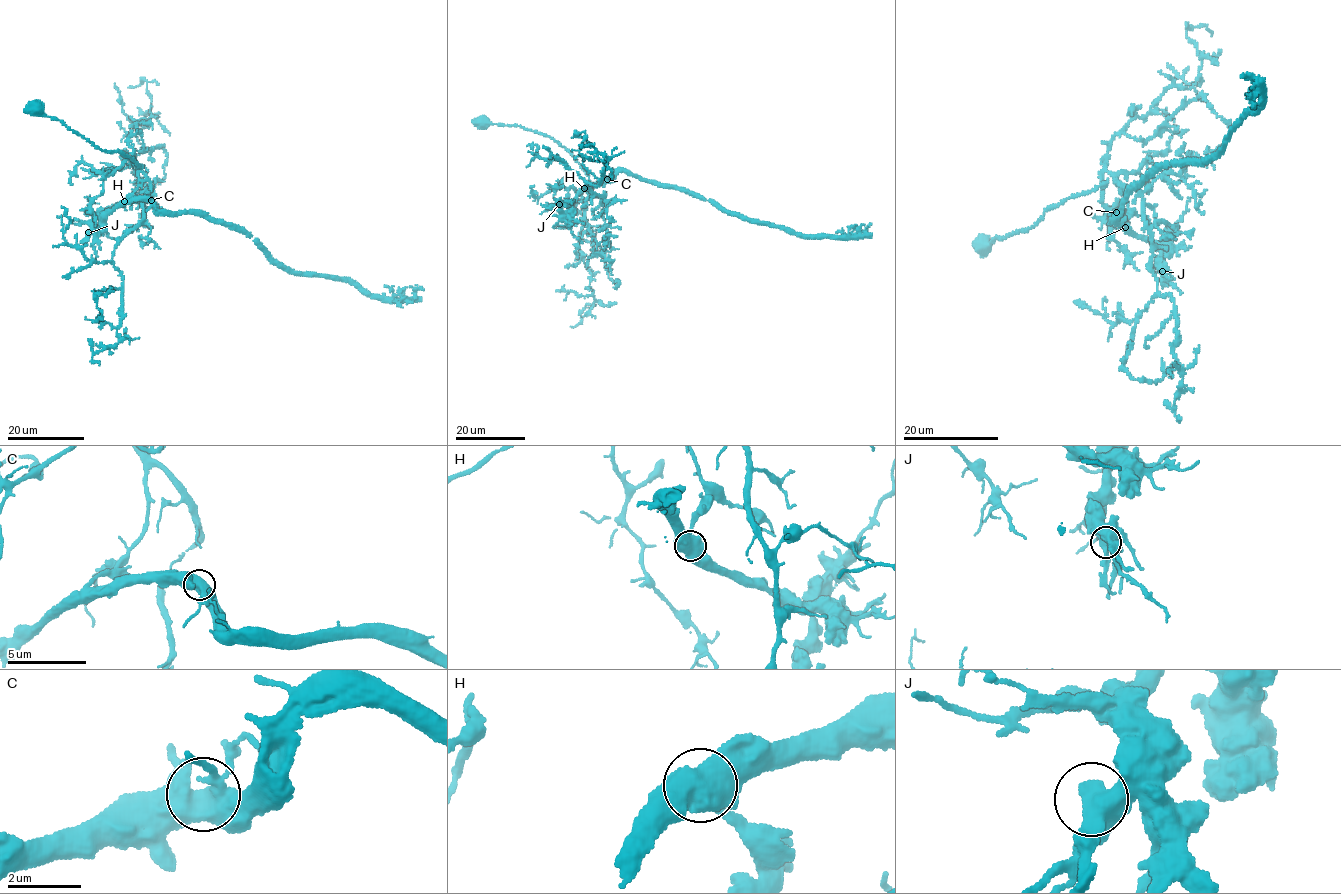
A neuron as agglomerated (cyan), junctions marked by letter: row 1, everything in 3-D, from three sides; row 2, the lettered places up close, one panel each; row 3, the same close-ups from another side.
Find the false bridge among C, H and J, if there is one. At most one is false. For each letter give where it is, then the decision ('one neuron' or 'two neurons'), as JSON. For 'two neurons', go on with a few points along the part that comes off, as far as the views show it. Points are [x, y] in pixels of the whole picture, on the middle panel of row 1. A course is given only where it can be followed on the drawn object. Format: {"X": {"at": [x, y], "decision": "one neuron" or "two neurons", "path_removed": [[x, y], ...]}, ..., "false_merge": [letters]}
{"C": {"at": [607, 179], "decision": "one neuron"}, "H": {"at": [584, 188], "decision": "two neurons", "path_removed": [[583, 188], [629, 172], [681, 188], [755, 221], [807, 235], [860, 238], [871, 223]]}, "J": {"at": [559, 204], "decision": "one neuron"}, "false_merge": ["H"]}

